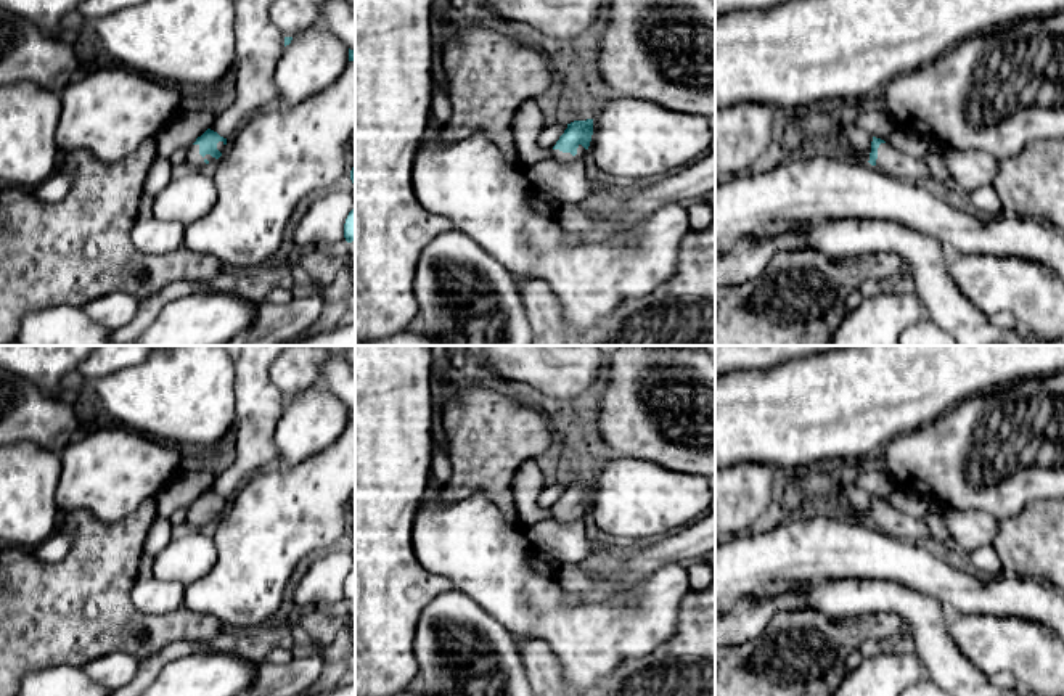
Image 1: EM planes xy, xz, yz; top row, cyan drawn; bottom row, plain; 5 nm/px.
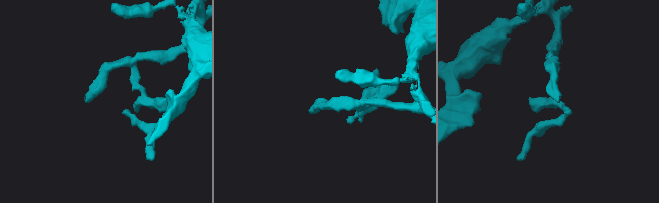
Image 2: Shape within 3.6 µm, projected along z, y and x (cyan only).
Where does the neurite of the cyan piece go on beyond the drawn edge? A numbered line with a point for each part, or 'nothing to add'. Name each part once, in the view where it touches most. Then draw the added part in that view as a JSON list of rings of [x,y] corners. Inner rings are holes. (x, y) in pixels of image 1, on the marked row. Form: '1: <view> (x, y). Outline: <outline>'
1: xy (193, 159). Outline: [[[191,145],[188,149],[185,169],[206,169],[212,166],[217,159],[211,154],[206,154],[204,158],[199,154],[199,145]]]

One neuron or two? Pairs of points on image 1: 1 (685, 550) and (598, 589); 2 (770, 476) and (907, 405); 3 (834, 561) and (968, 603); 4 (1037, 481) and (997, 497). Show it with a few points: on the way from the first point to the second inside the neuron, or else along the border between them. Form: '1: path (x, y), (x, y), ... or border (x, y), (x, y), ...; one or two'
1: path (664, 550), (651, 553), (629, 576), (619, 581); one
2: border (741, 463), (769, 463), (781, 473); two
3: path (868, 561), (904, 561), (921, 566), (934, 574); one
4: path (1027, 483), (1006, 487); one

